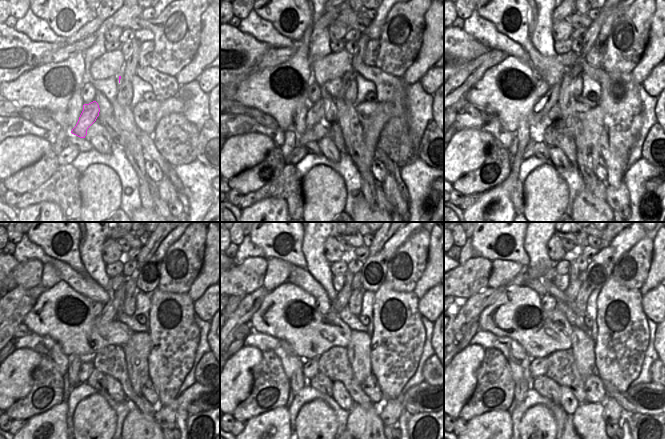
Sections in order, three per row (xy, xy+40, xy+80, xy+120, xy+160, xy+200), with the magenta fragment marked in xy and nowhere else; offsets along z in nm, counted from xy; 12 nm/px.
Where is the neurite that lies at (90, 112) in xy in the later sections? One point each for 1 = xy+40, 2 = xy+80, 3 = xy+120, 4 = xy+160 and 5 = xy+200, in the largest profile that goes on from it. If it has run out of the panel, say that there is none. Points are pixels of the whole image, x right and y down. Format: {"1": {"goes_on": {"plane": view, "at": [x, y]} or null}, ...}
{"1": {"goes_on": {"plane": "xy+40", "at": [315, 112]}}, "2": {"goes_on": {"plane": "xy+80", "at": [543, 106]}}, "3": {"goes_on": {"plane": "xy+120", "at": [109, 312]}}, "4": {"goes_on": {"plane": "xy+160", "at": [342, 299]}}, "5": {"goes_on": {"plane": "xy+200", "at": [574, 285]}}}

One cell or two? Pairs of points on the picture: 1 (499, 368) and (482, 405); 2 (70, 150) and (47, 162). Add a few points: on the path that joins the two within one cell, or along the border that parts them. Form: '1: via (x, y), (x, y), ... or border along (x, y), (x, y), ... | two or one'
1: via (494, 377), (494, 381), (481, 396) | one
2: border along (56, 155), (56, 161), (59, 164) | two

